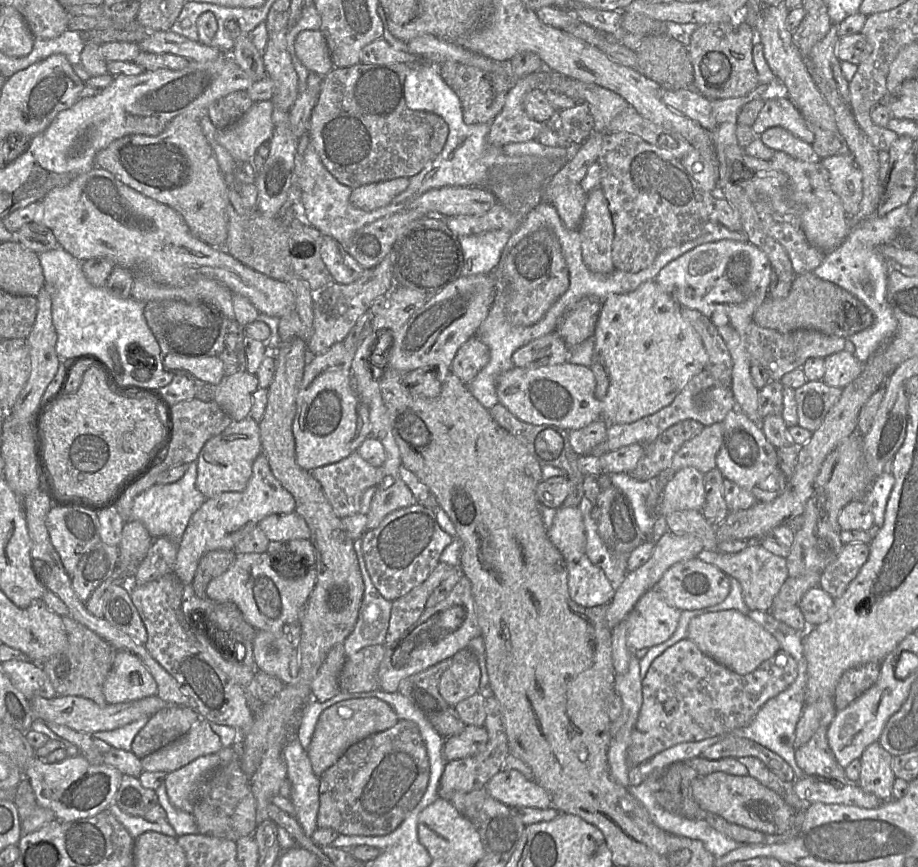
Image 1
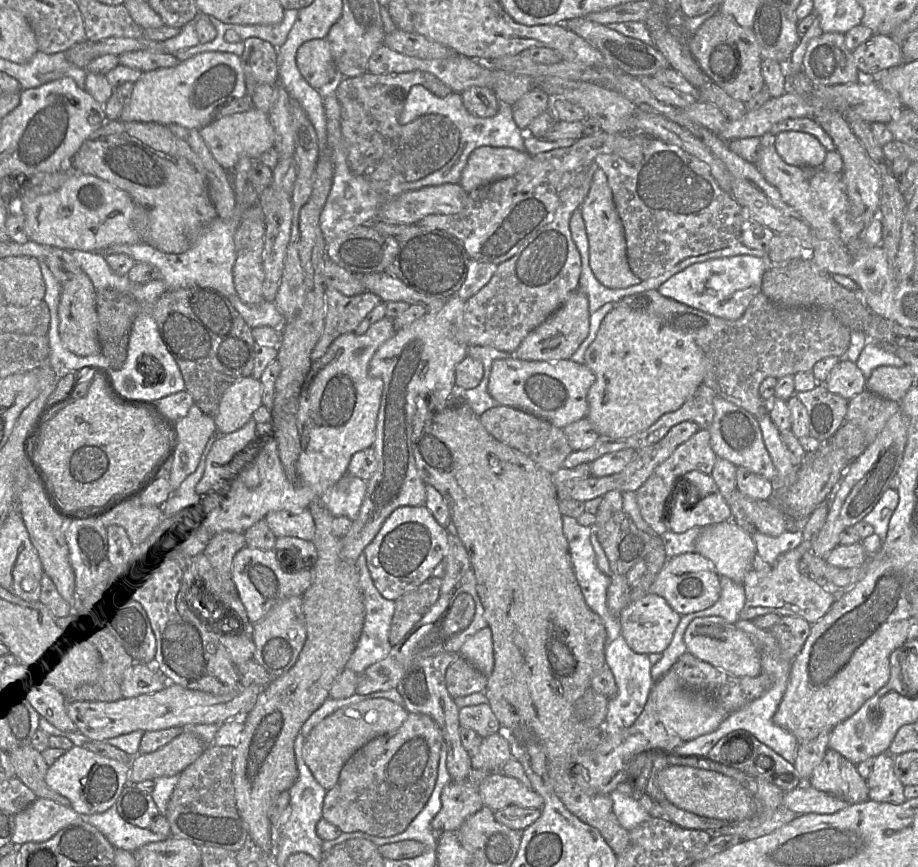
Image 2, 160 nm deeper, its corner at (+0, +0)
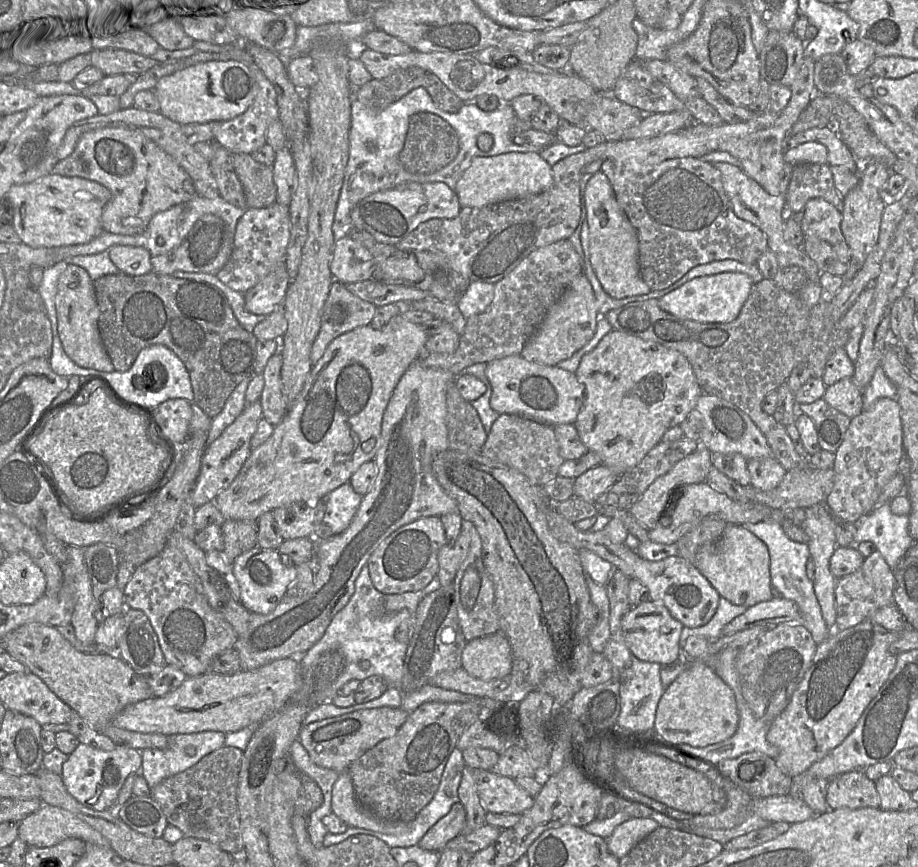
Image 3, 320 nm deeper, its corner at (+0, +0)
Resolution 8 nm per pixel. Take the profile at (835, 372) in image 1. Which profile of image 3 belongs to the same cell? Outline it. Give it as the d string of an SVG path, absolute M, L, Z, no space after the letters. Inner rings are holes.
M854 376L843 378L827 386L824 400L850 419L863 411L863 390L854 381Z

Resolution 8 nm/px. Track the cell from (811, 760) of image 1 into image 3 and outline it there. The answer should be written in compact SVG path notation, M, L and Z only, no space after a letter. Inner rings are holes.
M863 770L849 771L832 778L827 786L826 802L831 810L840 808L880 808L880 798L875 781L867 778Z

